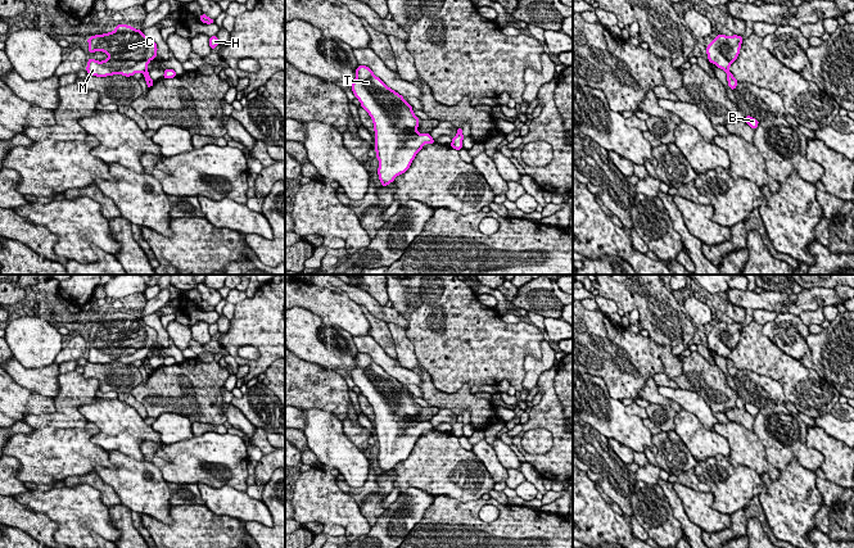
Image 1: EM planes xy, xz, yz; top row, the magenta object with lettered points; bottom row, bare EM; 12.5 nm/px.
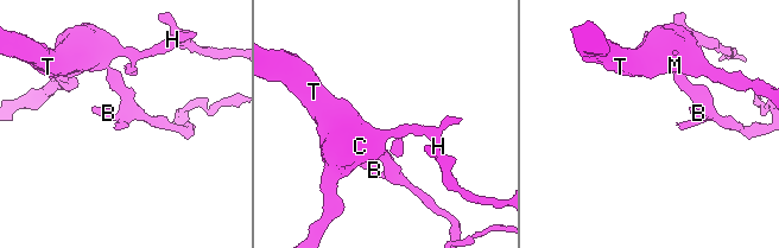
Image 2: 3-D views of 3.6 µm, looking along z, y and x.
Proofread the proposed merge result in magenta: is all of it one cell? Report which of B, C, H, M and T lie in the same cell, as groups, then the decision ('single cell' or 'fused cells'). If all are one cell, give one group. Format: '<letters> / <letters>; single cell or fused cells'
B / C H M T; fused cells

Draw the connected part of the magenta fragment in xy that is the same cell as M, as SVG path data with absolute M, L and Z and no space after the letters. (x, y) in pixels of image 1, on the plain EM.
M117 312L113 320L95 322L87 326L89 340L103 339L108 347L103 349L87 348L86 358L91 363L107 364L145 361L152 347L157 345L157 331L143 318L127 312Z

